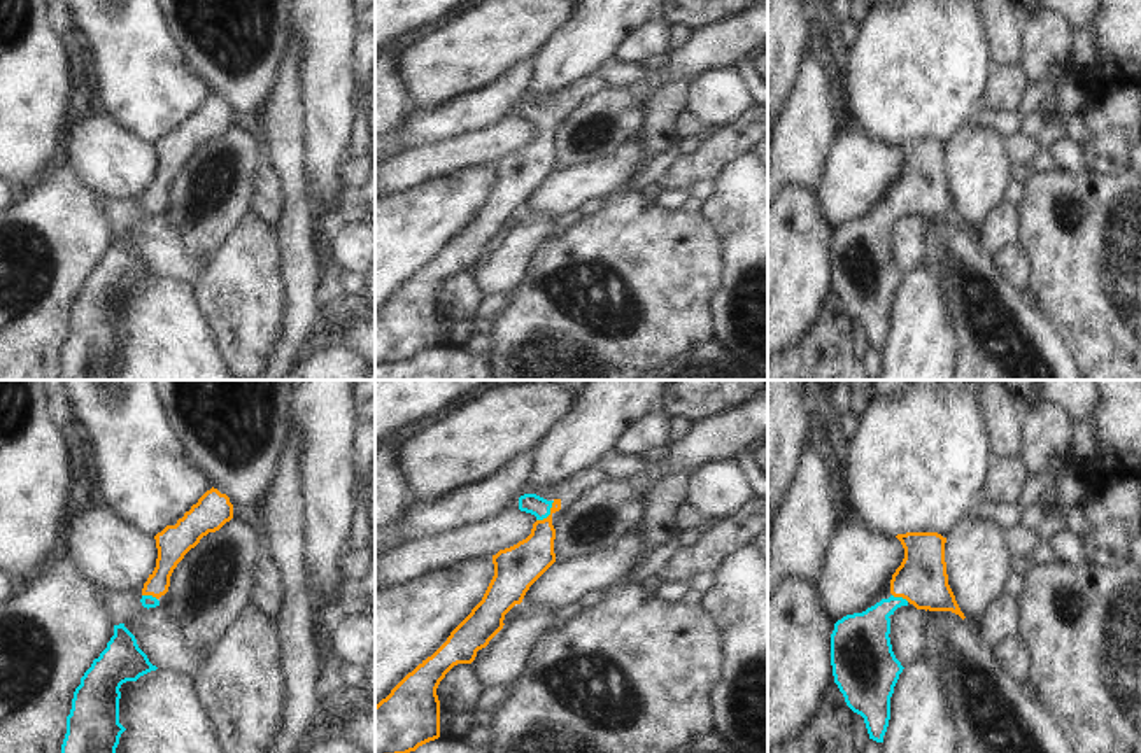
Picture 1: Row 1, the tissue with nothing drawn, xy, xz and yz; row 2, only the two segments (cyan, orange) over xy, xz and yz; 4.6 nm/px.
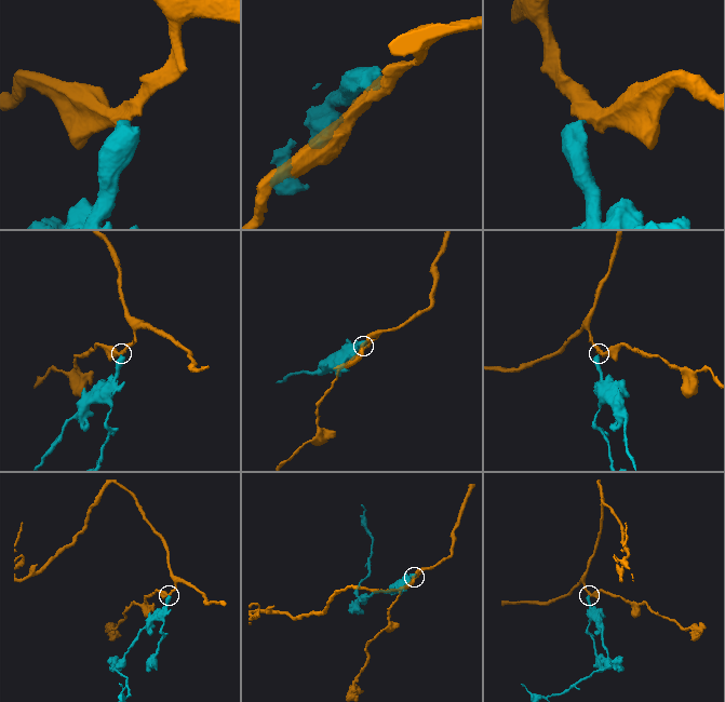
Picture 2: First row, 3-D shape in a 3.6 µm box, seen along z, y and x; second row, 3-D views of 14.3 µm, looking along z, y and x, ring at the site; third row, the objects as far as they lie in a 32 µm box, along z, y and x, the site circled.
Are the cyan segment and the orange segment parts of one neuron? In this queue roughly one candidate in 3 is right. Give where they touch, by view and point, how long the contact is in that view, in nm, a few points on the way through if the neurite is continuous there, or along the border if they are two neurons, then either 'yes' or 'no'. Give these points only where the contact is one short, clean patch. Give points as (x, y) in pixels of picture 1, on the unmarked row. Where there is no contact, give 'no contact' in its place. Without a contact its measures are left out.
meets cyan in xz at (549, 121); contact 130 nm long; runs through xz (530, 111), (549, 121), (538, 156), (526, 168); yes

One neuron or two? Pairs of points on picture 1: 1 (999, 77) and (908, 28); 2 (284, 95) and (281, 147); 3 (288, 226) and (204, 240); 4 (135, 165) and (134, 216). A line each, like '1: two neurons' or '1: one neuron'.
1: two neurons
2: one neuron
3: two neurons
4: two neurons

